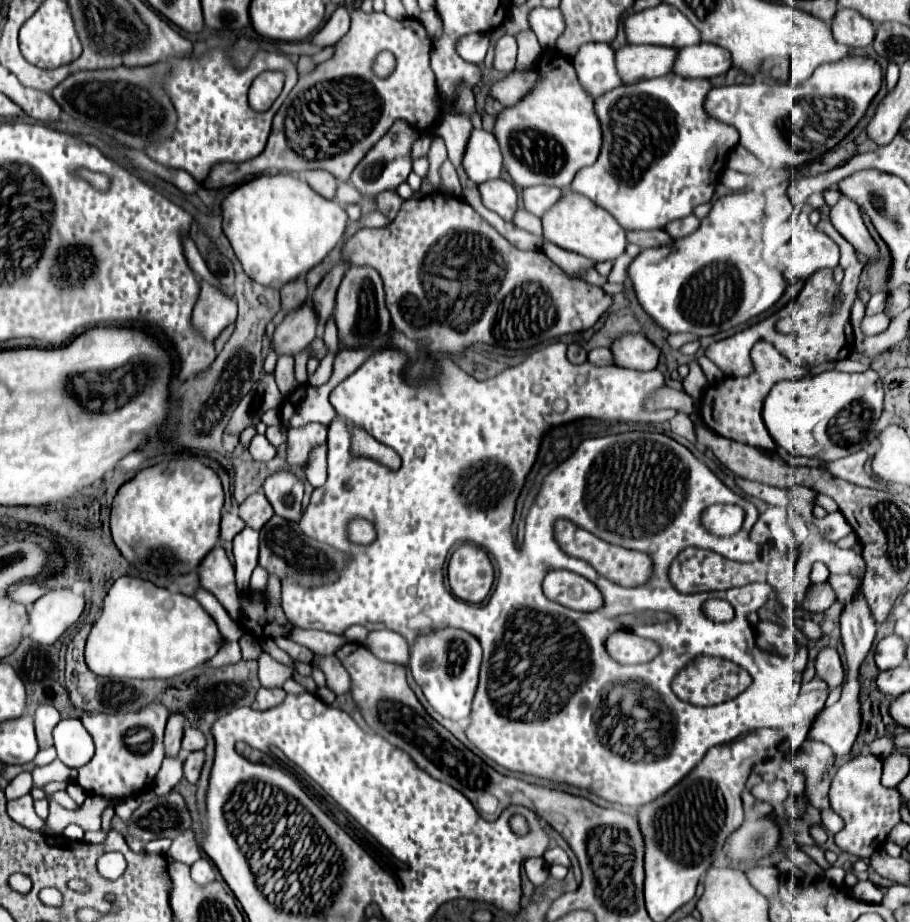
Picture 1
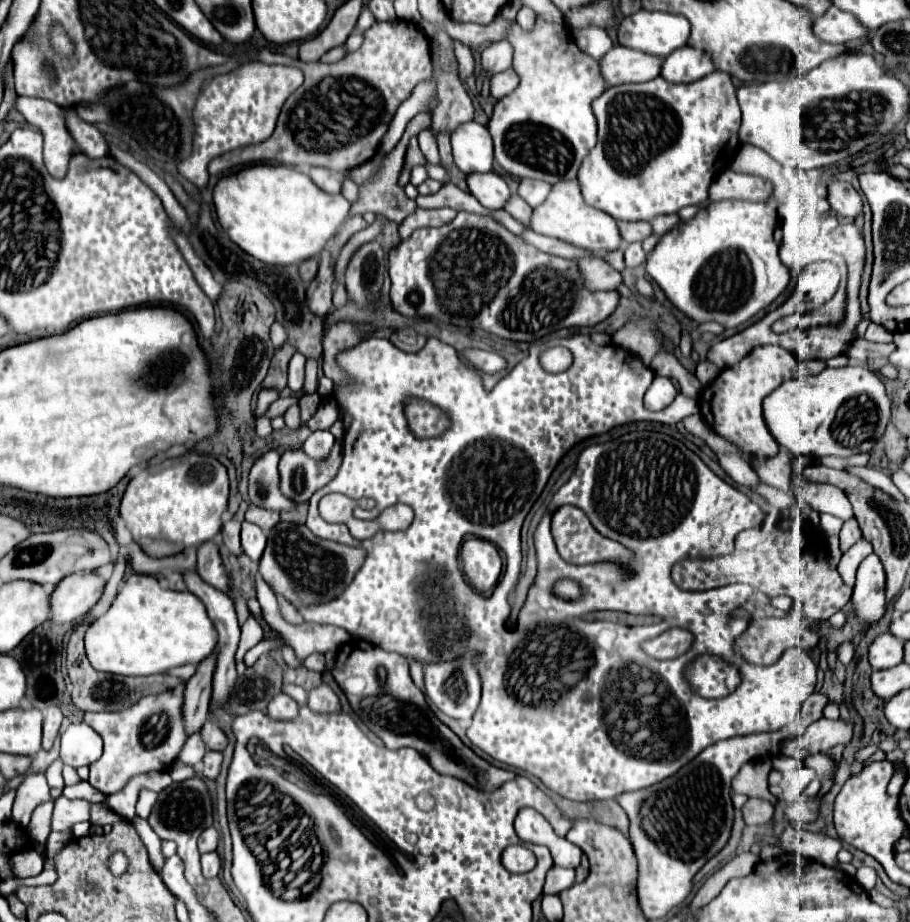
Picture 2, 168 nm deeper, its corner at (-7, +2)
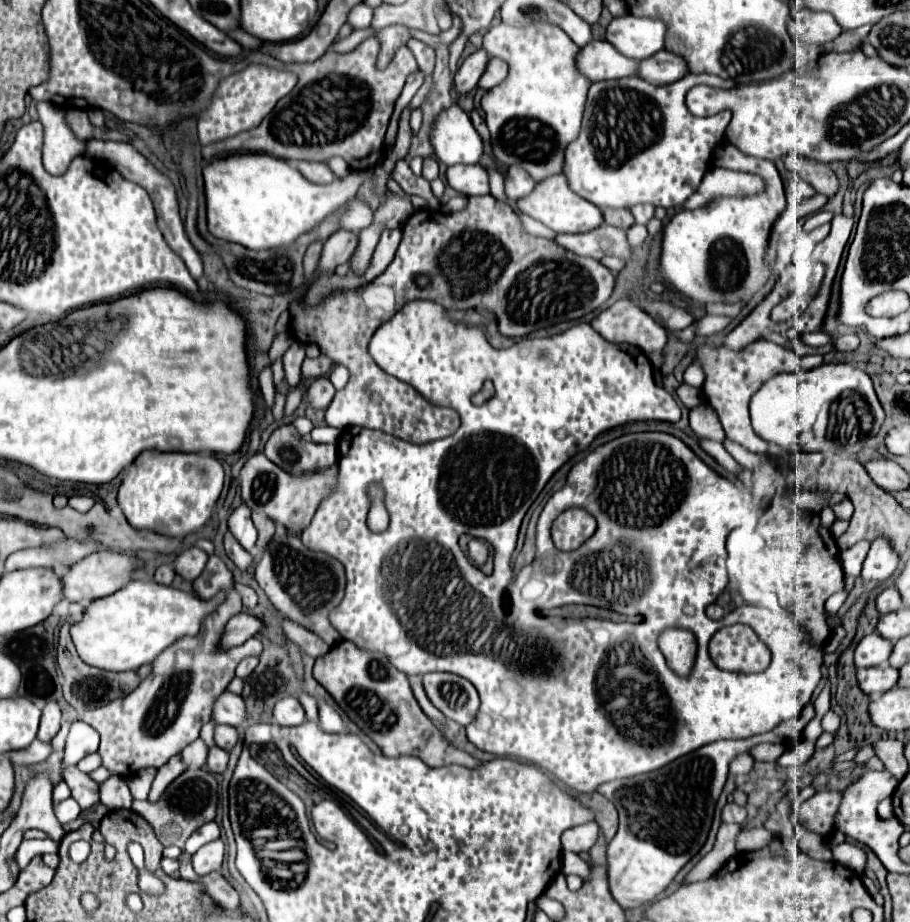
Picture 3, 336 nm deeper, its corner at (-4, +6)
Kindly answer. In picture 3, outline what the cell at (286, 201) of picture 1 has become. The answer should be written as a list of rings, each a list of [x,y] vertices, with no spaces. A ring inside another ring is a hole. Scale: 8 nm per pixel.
[[[234,154],[210,162],[202,174],[206,186],[208,230],[216,238],[242,244],[250,250],[272,250],[298,240],[356,196],[364,180],[372,176],[372,168],[352,172],[342,180],[320,186],[308,182],[296,168],[270,154]]]

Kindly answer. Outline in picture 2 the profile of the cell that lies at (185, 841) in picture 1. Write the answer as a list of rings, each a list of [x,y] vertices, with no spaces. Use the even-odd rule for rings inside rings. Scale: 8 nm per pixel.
[[[211,826],[211,828],[207,828],[201,836],[199,836],[199,852],[203,854],[203,852],[213,852],[215,848],[217,848],[217,844],[219,844],[219,832]]]

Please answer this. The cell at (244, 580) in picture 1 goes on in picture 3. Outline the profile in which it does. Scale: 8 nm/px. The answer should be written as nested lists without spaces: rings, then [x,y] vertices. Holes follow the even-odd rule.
[[[246,504],[232,512],[232,516],[228,518],[228,530],[234,534],[234,538],[242,544],[244,550],[252,552],[256,548],[258,530],[250,518],[250,508]]]

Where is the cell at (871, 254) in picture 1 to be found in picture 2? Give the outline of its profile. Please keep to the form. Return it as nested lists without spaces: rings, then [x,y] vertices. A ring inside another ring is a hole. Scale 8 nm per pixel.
[[[833,180],[827,184],[827,200],[831,204],[831,210],[837,216],[855,220],[857,214],[861,214],[863,210],[863,200],[861,194],[849,184],[849,182],[841,182],[841,180]]]

